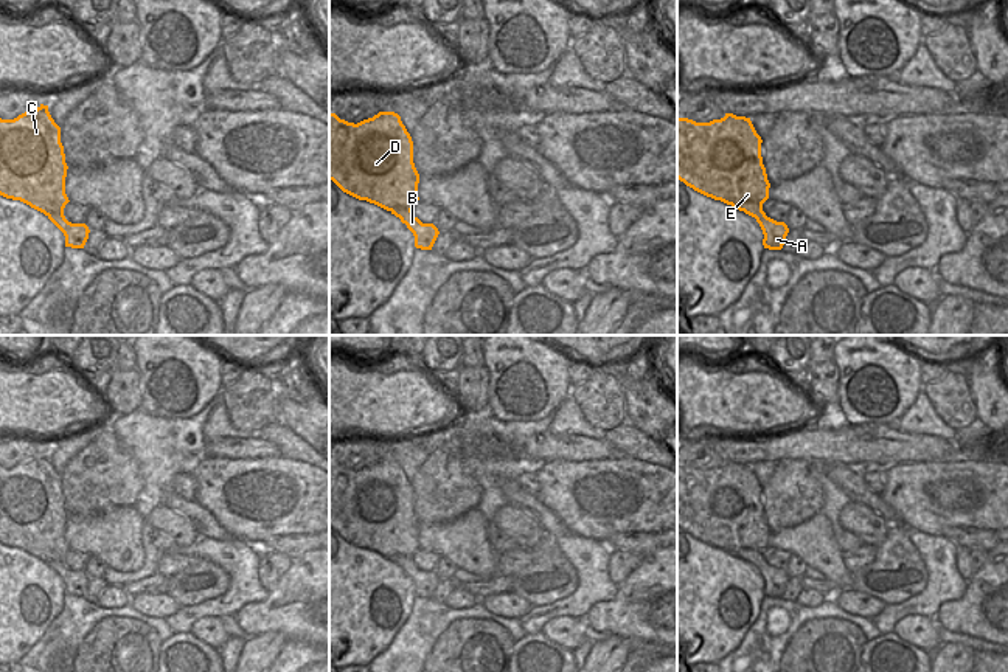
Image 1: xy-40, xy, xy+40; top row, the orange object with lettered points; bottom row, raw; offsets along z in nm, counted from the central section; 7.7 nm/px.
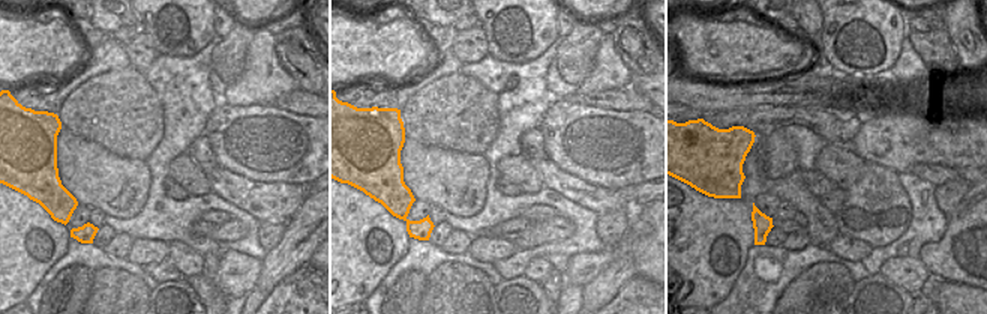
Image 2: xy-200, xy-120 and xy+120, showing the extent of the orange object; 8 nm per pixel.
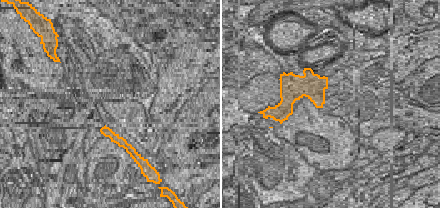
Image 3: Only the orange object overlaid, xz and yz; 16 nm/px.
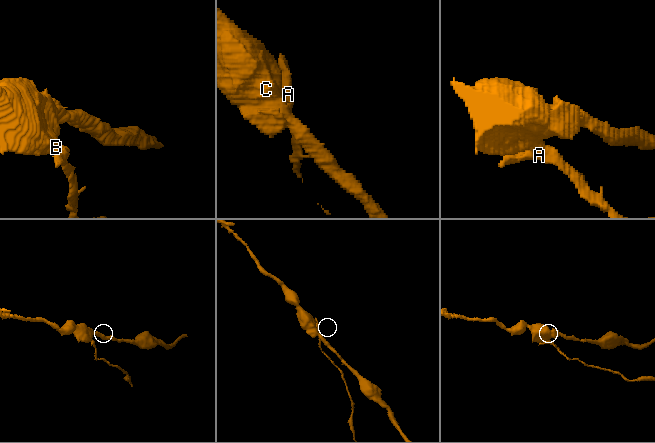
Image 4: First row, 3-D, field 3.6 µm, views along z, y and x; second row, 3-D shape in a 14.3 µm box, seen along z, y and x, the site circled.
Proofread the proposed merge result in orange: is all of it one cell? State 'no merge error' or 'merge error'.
merge error

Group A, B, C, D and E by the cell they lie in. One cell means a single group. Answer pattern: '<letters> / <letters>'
A B / C D E

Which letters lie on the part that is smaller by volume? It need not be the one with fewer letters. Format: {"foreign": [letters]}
{"foreign": ["A", "B"]}

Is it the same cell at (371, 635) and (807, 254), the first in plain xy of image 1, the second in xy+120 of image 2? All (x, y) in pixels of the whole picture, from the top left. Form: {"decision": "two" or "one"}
{"decision": "two"}

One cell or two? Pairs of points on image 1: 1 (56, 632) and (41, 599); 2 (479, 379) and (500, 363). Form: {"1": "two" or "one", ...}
{"1": "two", "2": "two"}

